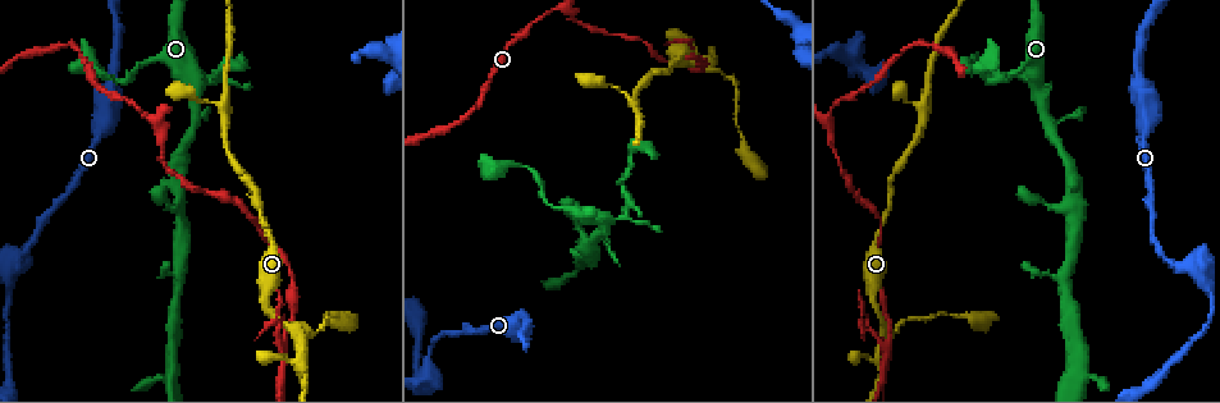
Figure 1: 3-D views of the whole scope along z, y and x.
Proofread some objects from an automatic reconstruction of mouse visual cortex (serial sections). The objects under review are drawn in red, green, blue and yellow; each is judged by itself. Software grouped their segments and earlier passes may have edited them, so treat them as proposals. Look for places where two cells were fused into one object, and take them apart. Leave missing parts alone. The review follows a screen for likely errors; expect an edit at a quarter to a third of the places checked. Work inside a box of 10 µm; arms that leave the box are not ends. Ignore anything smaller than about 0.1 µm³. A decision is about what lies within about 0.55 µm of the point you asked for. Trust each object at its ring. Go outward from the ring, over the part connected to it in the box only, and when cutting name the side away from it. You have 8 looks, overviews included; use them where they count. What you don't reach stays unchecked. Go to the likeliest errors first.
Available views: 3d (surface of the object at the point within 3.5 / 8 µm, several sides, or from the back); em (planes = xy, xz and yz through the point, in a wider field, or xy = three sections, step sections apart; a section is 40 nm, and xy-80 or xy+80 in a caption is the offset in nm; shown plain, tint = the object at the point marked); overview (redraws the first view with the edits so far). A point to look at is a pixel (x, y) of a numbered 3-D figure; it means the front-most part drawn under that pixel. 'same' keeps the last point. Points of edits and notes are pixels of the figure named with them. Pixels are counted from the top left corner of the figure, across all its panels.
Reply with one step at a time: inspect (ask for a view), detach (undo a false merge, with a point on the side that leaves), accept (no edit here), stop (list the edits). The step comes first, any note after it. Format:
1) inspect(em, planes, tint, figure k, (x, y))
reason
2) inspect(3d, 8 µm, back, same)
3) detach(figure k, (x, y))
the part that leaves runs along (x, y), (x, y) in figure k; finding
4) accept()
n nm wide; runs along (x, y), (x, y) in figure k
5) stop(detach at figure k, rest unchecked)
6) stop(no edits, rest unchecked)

inspect(3d, 3.5 µm, figure 1, (704, 69))

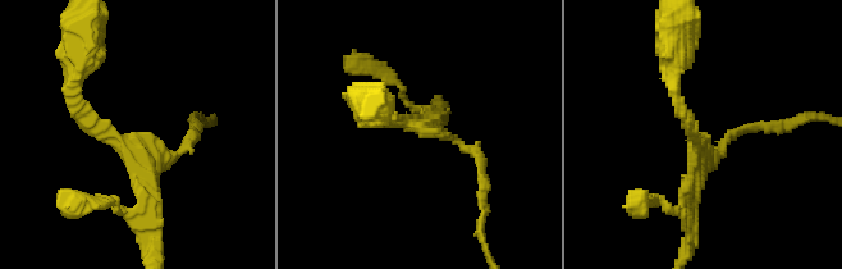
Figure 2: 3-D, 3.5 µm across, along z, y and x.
inspect(em, planes, tint, figure 2, (418, 124))
shape alone is not enough

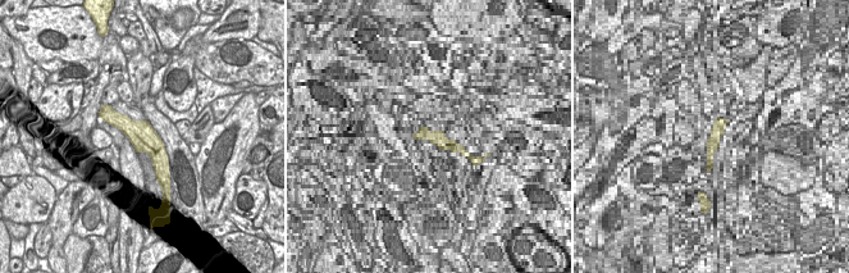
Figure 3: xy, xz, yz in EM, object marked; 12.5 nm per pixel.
inspect(em, xy, step 3, tint, same)
cut it another way

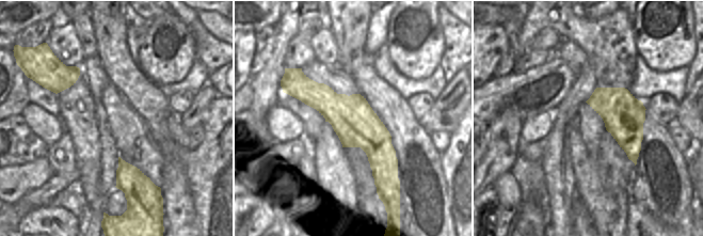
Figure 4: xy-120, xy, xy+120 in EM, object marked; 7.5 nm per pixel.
accept()
continuous, no second cell

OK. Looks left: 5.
inspect(3d, 3.5 µm, figure 1, (628, 211))
calibre changes

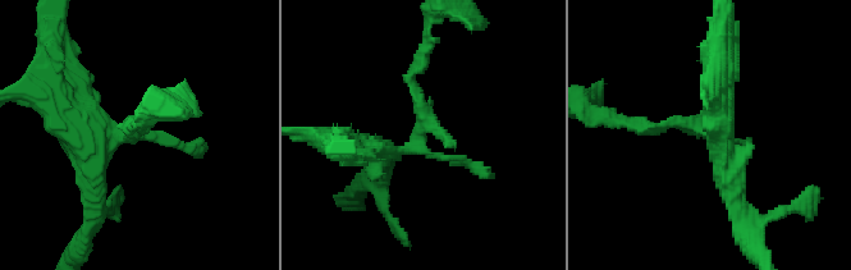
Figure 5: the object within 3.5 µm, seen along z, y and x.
inspect(em, xy, step 5, tint, figure 5, (138, 131))

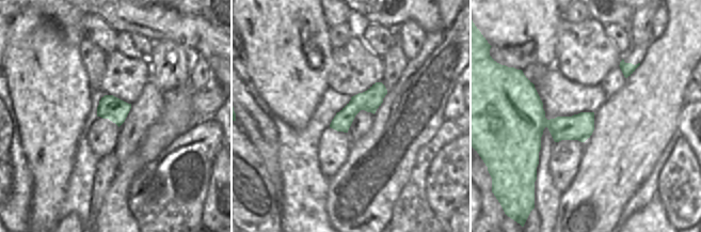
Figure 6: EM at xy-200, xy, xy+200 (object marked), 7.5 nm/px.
accept()
runs along (721, 100), (723, 136), (635, 124) in figure 5; continuous, no second cell

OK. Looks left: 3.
inspect(3d, 8 µm, figure 1, (921, 108))
sharp bend

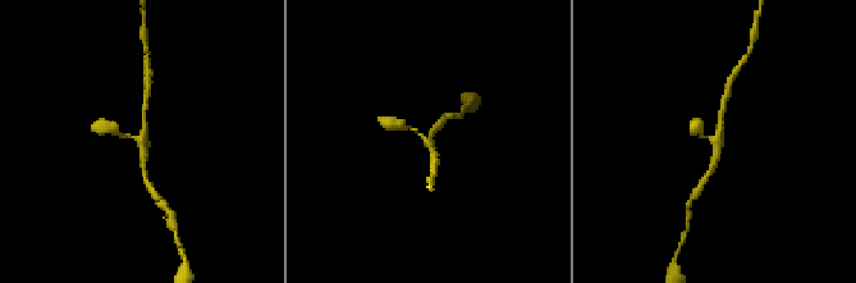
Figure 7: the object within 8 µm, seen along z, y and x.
inspect(em, xy, step 2, tint, same)
need the tissue

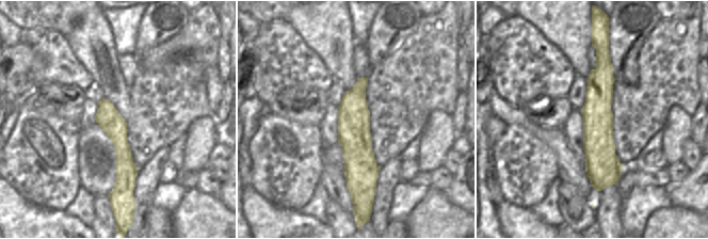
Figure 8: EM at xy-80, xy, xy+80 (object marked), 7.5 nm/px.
accept()
runs along (605, 50), (598, 96), (598, 187) in figure 8; one cell here

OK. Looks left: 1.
stop(no edits, rest unchecked)

